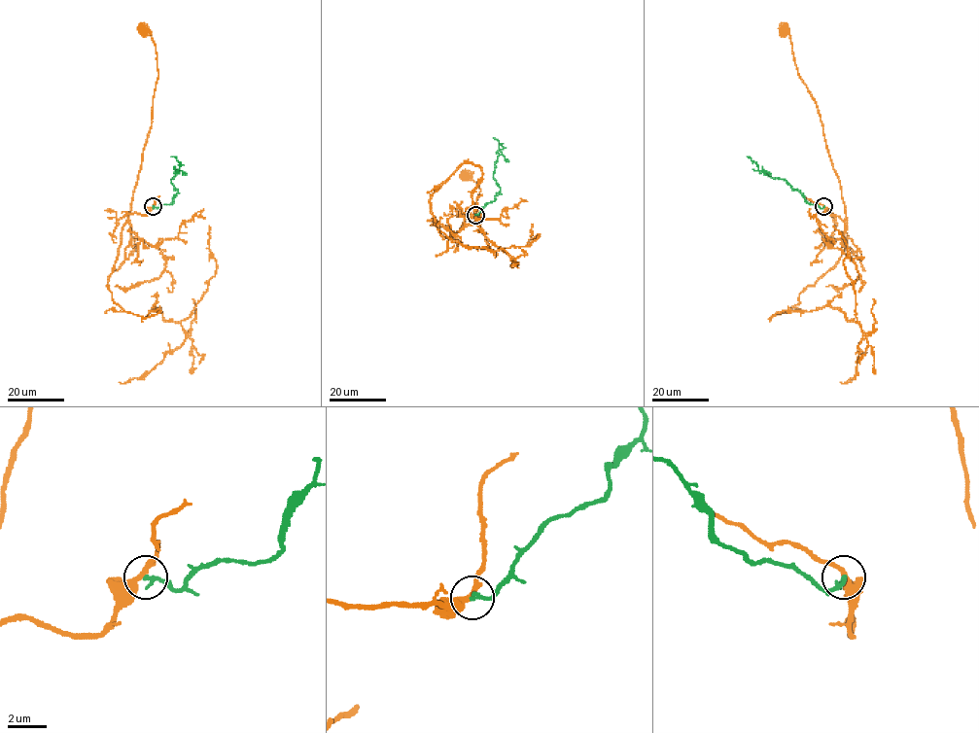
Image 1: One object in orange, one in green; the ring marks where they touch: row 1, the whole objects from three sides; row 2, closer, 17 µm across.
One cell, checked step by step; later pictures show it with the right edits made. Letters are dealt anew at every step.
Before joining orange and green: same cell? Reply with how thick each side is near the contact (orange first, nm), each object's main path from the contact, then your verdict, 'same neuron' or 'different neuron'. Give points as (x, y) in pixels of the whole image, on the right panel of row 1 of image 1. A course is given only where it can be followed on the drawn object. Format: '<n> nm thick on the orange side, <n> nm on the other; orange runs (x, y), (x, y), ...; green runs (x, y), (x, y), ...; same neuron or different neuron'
320 nm thick on the orange side, 200 nm on the other; orange runs (824, 207), (824, 215), (843, 220), (846, 218), (816, 101), (800, 77), (790, 36), (785, 30); green runs (824, 207), (811, 204), (798, 190), (782, 179), (760, 171), (756, 163), (747, 157); same neuron

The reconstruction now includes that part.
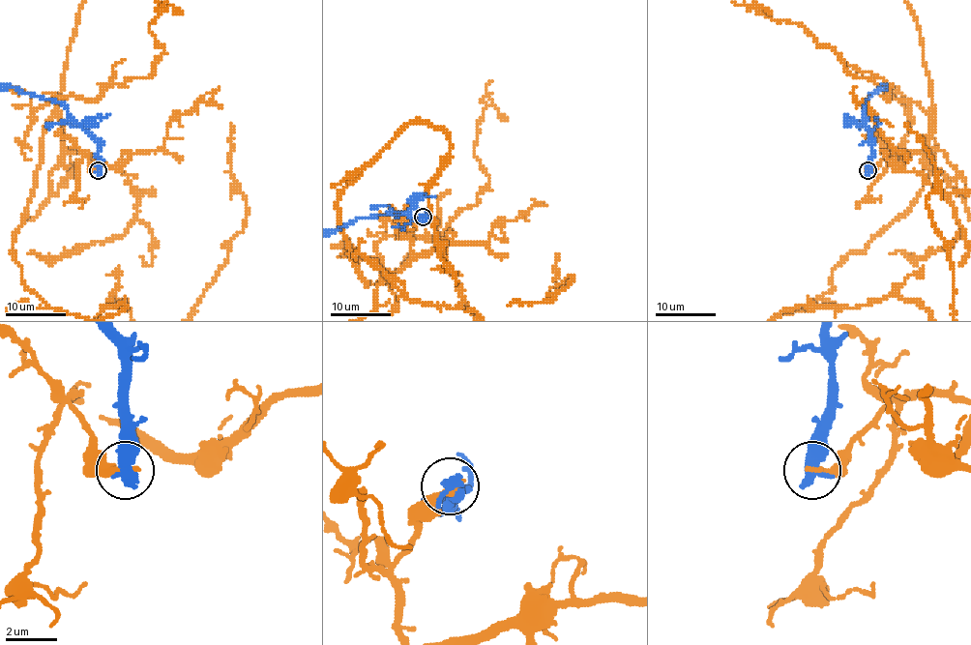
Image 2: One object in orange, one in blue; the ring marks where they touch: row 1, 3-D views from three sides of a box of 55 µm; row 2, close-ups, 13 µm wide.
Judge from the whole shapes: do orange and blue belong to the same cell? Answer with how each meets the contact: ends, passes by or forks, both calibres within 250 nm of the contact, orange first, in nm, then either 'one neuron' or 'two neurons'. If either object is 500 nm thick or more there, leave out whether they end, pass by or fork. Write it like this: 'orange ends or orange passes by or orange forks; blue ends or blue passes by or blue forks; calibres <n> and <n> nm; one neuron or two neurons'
calibres 280 and 650 nm; two neurons

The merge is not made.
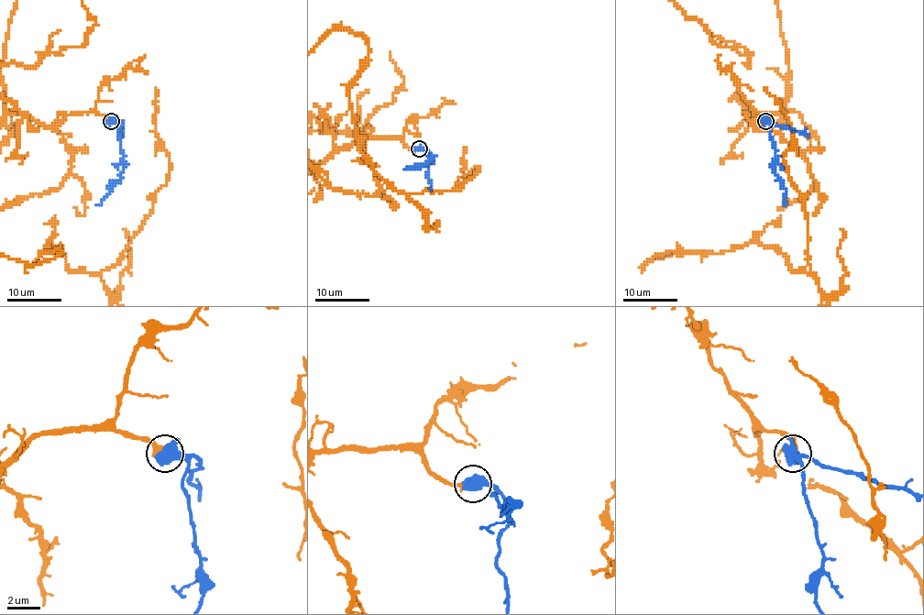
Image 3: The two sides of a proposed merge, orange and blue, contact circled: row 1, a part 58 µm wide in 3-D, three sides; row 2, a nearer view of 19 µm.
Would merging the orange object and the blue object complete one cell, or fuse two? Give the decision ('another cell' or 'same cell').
same cell

